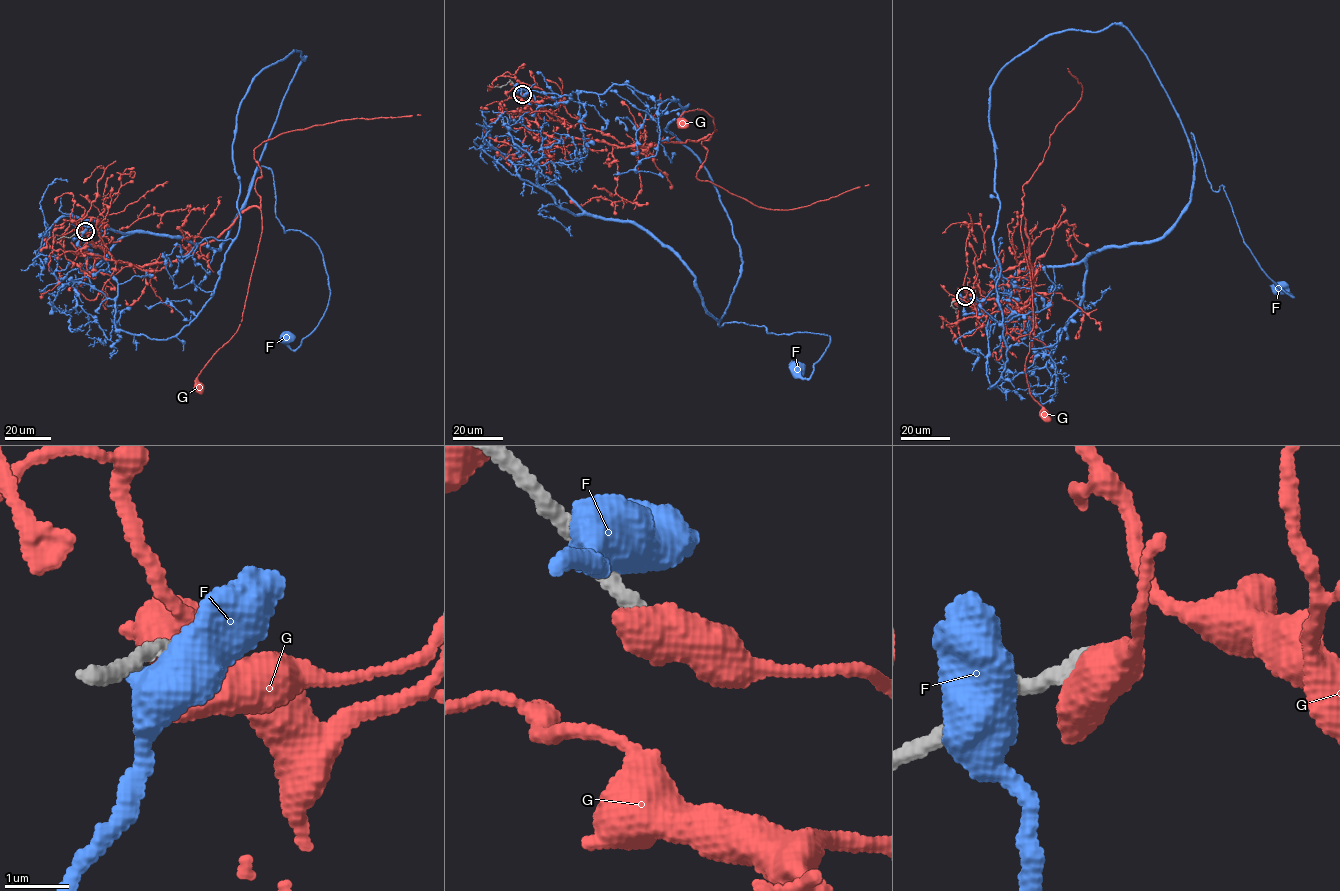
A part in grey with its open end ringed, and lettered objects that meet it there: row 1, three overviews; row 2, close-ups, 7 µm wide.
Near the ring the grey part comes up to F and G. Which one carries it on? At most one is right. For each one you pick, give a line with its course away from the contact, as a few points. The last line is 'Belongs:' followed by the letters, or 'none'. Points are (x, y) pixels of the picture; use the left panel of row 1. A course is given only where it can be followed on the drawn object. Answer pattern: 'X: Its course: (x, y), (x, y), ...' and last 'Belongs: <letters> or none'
Belongs: none

